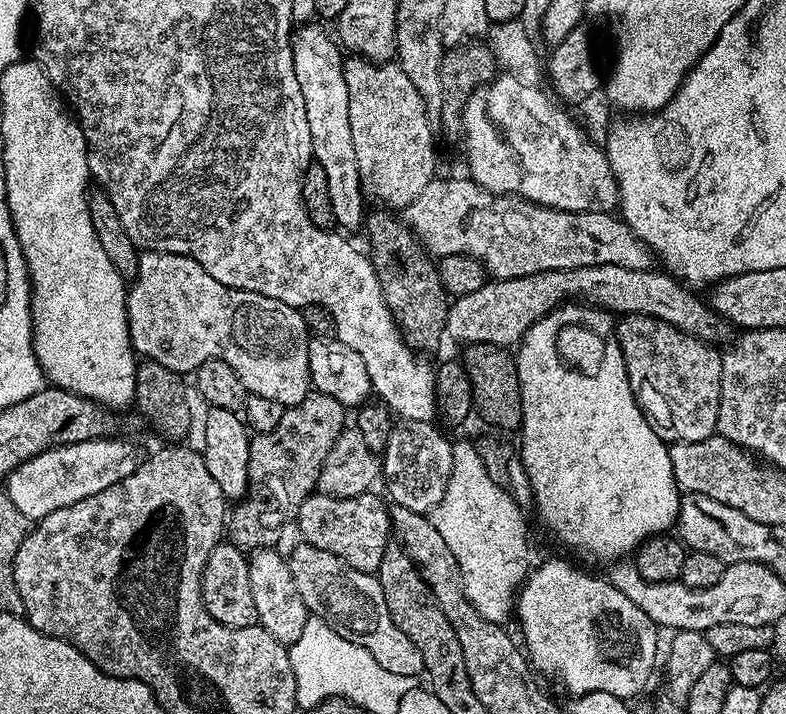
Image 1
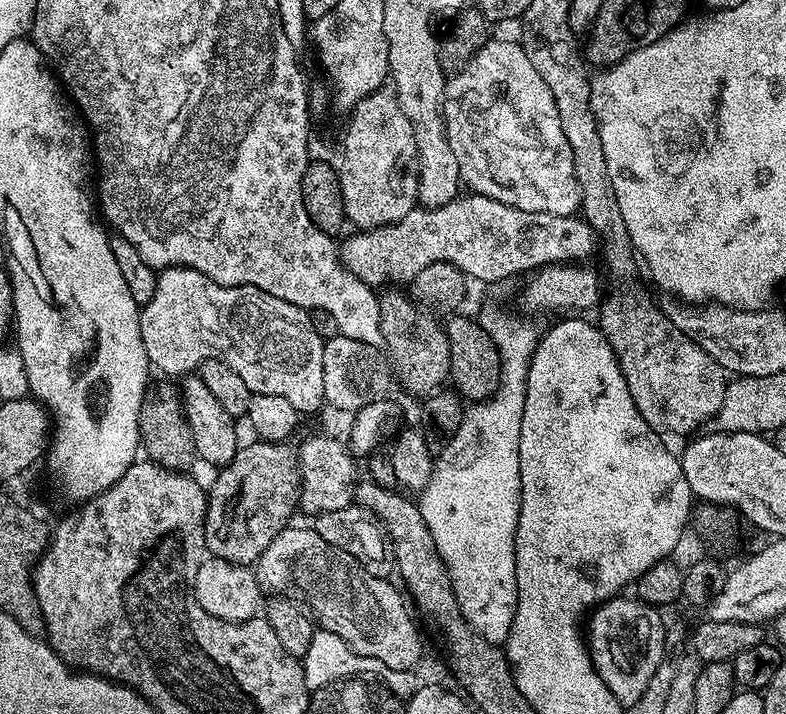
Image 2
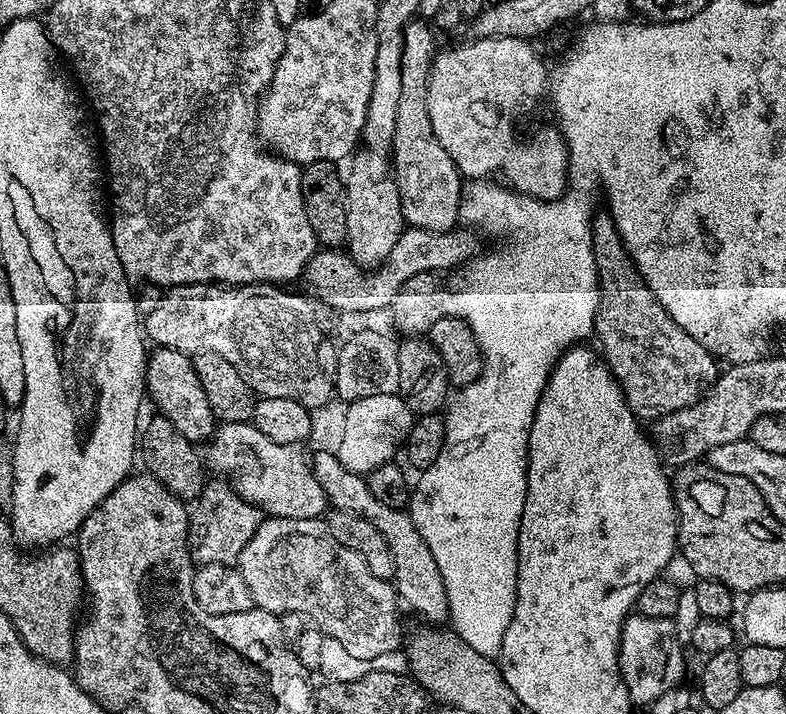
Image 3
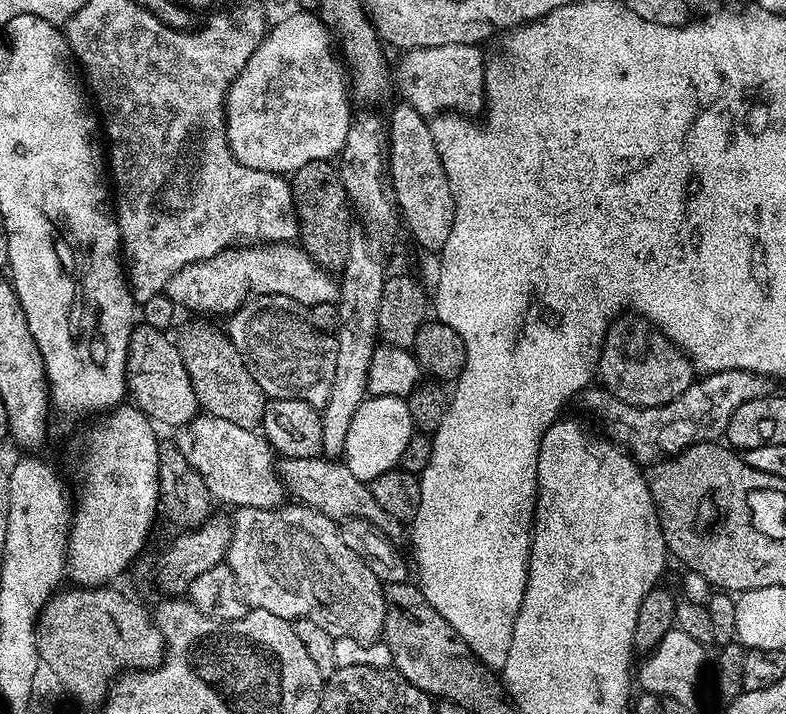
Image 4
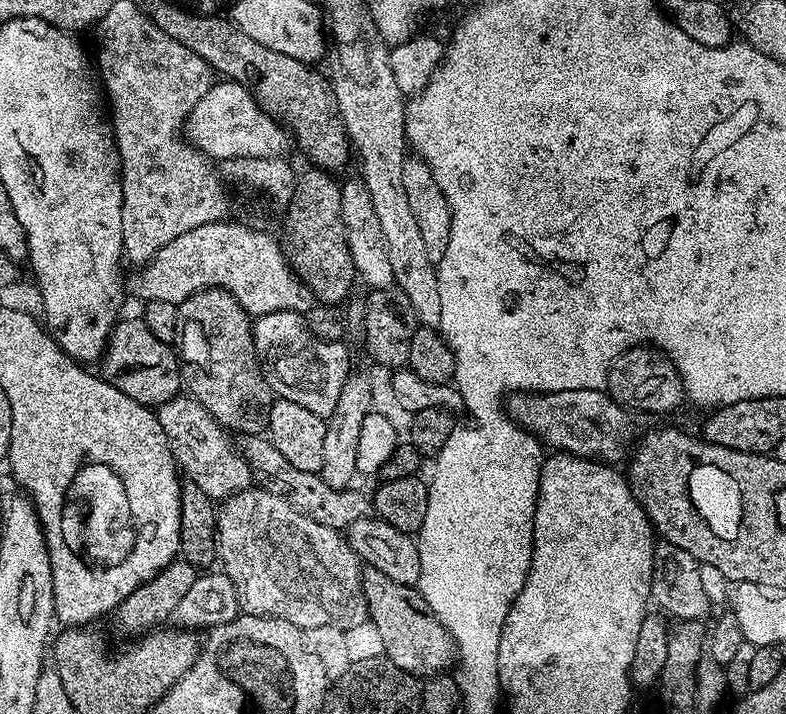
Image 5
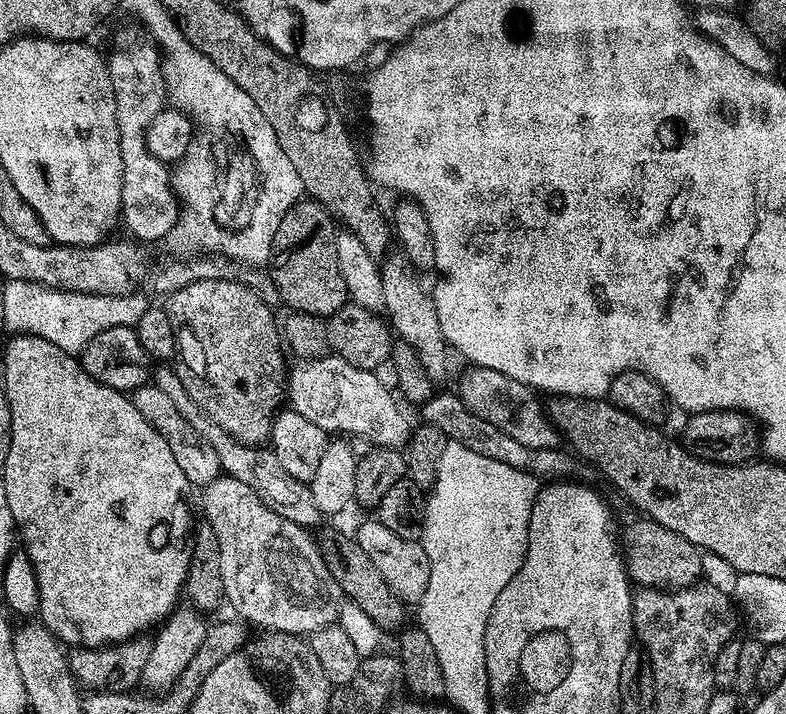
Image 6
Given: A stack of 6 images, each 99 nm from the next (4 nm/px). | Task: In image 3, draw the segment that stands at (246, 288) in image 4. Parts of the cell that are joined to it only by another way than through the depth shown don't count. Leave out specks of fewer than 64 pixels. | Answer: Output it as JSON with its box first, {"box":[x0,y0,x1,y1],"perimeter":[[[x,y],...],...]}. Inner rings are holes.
{"box":[302,226,477,314],"perimeter":[[[411,226],[405,227],[394,250],[390,250],[388,257],[377,268],[371,270],[359,268],[347,251],[318,250],[308,259],[302,280],[303,283],[308,283],[309,290],[307,291],[319,303],[334,306],[341,314],[376,312],[379,308],[387,309],[391,305],[394,294],[398,294],[398,290],[402,290],[402,286],[410,282],[414,274],[423,272],[440,274],[443,273],[443,268],[456,270],[477,255],[477,233],[472,230],[460,231],[431,232]]]}

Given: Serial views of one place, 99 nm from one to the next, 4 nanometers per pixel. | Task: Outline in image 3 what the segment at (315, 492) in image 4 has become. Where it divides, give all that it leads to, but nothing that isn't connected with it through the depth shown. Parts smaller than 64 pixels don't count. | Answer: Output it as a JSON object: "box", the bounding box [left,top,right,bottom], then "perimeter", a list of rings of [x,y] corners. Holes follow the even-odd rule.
{"box":[311,451,448,626],"perimeter":[[[335,451],[313,455],[311,462],[312,473],[318,478],[329,505],[335,511],[358,514],[366,518],[366,522],[378,526],[378,530],[386,538],[386,546],[390,546],[390,554],[396,567],[394,587],[397,597],[405,605],[408,603],[424,619],[421,621],[432,626],[443,625],[448,620],[446,586],[442,582],[442,574],[438,574],[438,562],[434,562],[434,554],[430,554],[430,546],[426,546],[422,534],[418,534],[418,526],[414,526],[411,515],[403,508],[386,506],[383,502],[378,502],[378,498],[370,494],[367,479],[363,475],[346,470]]]}

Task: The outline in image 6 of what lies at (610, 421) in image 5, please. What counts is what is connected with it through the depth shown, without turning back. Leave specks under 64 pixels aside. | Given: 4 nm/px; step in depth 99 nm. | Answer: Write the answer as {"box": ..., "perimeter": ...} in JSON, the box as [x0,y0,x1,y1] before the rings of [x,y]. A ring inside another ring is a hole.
{"box":[458,366,561,450],"perimeter":[[[475,366],[467,370],[469,372],[460,380],[458,395],[460,401],[475,416],[498,426],[498,430],[510,434],[514,442],[522,442],[522,446],[530,446],[534,450],[561,447],[560,430],[549,418],[545,401],[543,399],[540,401],[541,397],[527,384],[518,382],[506,374],[498,374],[498,370]]]}

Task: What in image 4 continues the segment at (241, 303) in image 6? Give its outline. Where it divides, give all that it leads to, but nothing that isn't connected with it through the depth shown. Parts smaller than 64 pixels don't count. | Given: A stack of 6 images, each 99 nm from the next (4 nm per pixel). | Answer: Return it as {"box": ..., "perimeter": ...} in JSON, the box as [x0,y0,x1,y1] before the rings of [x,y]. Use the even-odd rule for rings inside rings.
{"box":[178,324,266,429],"perimeter":[[[192,324],[178,336],[178,343],[186,374],[190,374],[194,386],[197,405],[207,415],[226,418],[226,422],[234,422],[234,426],[259,429],[264,418],[266,397],[244,365],[240,352],[230,342],[227,331],[220,329],[219,332],[212,324]]]}

